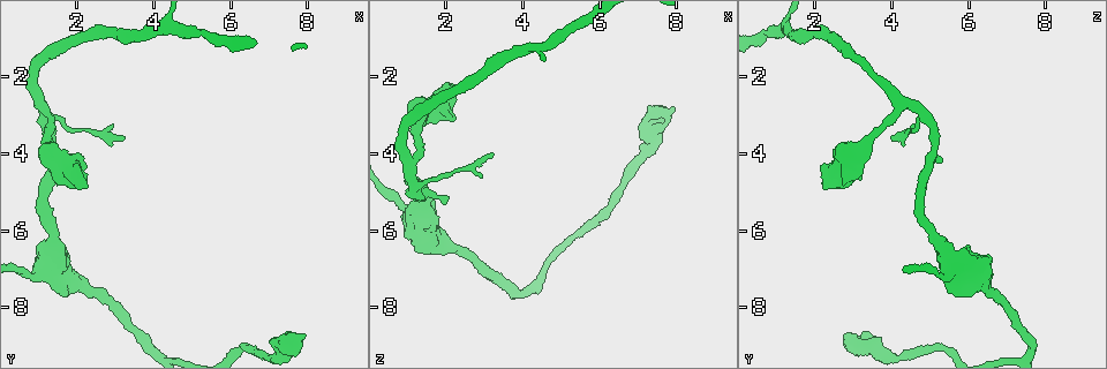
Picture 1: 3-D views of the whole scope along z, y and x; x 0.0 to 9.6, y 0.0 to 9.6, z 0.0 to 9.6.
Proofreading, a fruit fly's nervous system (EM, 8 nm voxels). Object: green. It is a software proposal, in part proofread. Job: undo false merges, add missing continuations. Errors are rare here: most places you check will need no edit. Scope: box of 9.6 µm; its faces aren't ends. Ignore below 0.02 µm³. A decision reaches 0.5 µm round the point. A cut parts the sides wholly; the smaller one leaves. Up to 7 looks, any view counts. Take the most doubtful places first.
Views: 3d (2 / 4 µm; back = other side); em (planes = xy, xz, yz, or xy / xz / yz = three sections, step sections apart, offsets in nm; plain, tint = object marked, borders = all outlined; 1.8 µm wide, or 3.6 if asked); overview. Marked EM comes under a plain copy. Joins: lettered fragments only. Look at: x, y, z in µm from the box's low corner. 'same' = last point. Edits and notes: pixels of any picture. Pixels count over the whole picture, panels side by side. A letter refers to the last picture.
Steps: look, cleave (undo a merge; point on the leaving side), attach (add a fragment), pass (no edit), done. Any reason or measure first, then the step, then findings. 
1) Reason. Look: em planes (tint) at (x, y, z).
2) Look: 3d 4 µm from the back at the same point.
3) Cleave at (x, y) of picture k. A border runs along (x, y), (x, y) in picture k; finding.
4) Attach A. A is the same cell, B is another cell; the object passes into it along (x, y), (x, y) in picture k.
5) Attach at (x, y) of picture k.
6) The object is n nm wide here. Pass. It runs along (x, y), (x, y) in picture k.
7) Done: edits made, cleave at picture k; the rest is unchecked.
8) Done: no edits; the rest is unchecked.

Look: 3d 2 µm at (7.90, 8.70, 2.80).

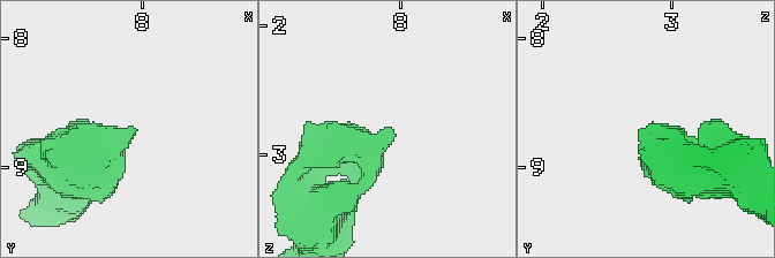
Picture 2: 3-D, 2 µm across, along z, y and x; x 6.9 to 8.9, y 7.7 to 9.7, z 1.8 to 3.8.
Now the EM. Look: em xz step 8 (borders) at (7.94, 8.70, 2.82).

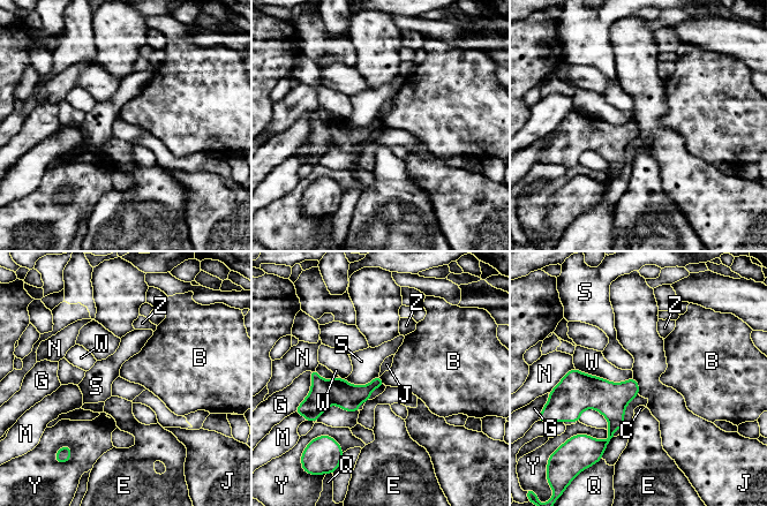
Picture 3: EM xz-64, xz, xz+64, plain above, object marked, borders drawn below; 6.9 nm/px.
Look: em planes (borders) at the same point.

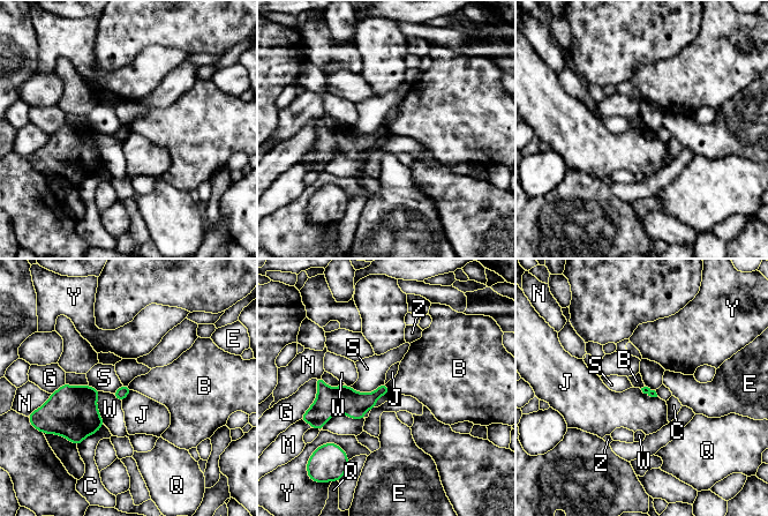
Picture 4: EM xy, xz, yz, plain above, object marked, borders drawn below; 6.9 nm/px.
Pass. B, C, E, G, J, M, N, Q, S, W, Y and Z are other cells; it runs along (385, 389), (368, 401), (318, 401) in picture 4; no lettered fragment goes on from it.

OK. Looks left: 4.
Sudden change in width. Look: em 3.6 µm planes (borders) at (1.40, 6.70, 5.50).

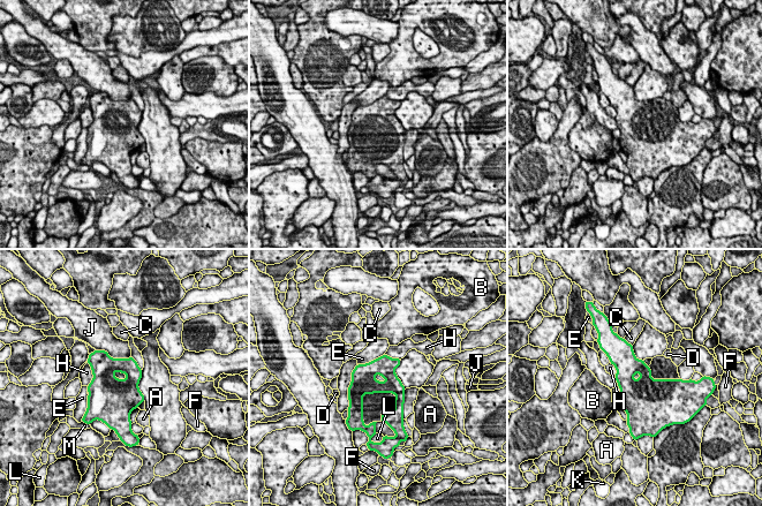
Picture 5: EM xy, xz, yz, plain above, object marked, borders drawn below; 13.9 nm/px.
Pass. A, B, C, D, E, F, H, J, K, L and M are other cells; a border runs along (383, 354), (371, 361), (357, 364) in picture 5; all the same neuron.

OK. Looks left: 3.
Branch stops here. Look: em yz step 8 (borders) at (2.00, 4.15, 5.10).

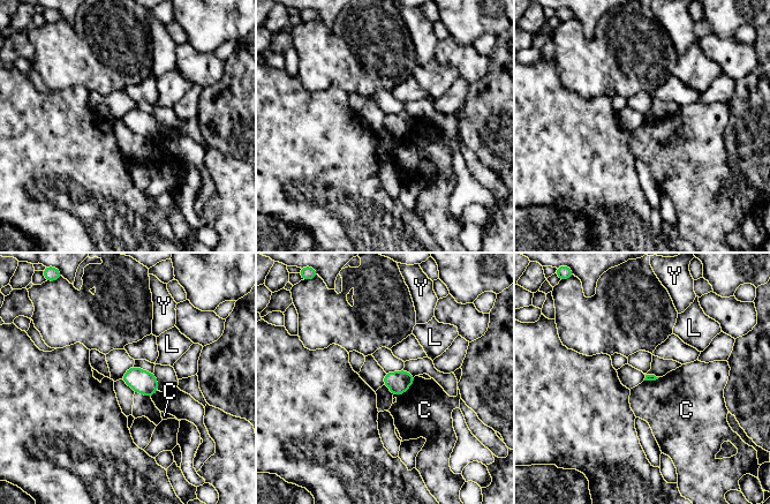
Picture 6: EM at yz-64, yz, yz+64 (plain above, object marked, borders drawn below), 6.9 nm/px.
Cut it another way. Look: em planes (borders) at the same point.

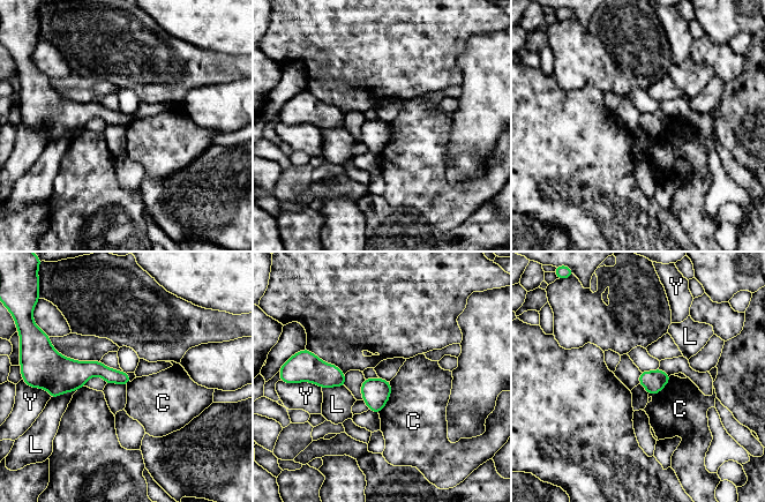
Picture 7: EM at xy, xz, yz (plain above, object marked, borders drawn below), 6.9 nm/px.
Pass. C, L and Y are other cells; a border runs along (390, 382), (390, 397), (379, 413) in picture 7; no lettered fragment goes on from it.

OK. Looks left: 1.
Done: no edits; the rest is unchecked.

